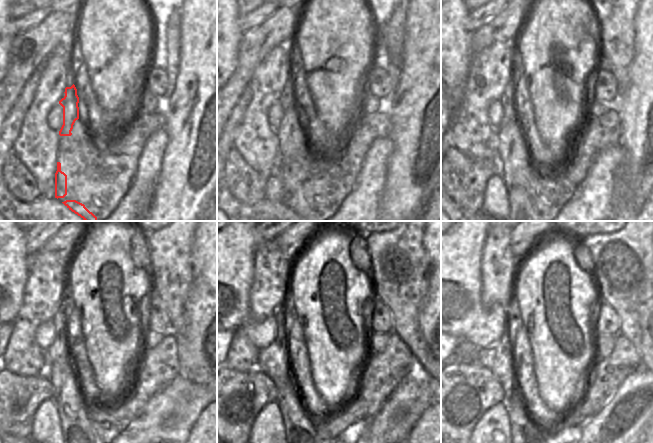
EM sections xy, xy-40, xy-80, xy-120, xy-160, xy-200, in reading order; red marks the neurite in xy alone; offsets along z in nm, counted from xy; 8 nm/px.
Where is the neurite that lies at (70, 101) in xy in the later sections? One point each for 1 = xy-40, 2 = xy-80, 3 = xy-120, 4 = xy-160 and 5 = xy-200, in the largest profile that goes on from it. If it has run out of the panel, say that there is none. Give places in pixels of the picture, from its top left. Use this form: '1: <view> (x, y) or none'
1: xy-40 (291, 141)
2: xy-80 (513, 147)
3: xy-120 (63, 376)
4: xy-160 (298, 422)
5: xy-200 (523, 424)

